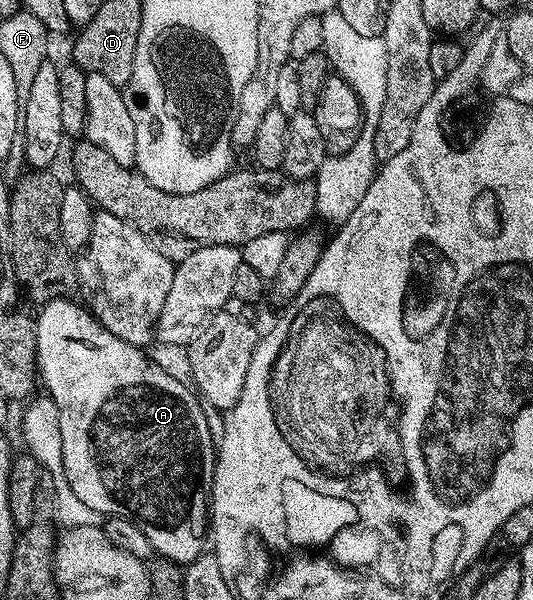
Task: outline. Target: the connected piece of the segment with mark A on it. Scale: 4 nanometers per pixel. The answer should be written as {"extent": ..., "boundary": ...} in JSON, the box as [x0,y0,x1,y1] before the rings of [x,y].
{"extent":[35,298,215,564],"boundary":[[[57,298],[54,302],[44,303],[35,314],[35,344],[37,360],[35,363],[39,382],[45,385],[45,394],[55,400],[55,408],[59,408],[59,432],[63,436],[63,468],[67,472],[67,484],[71,484],[71,492],[87,504],[87,508],[95,508],[95,512],[115,518],[129,518],[143,532],[147,532],[147,540],[151,540],[154,551],[160,557],[170,558],[178,564],[194,562],[207,546],[207,523],[211,518],[211,487],[213,485],[213,463],[215,461],[215,439],[207,428],[207,416],[203,416],[203,402],[188,385],[184,386],[173,374],[168,374],[157,362],[152,362],[140,346],[132,346],[119,336],[107,332],[98,318],[93,317],[80,301],[69,298]]]}

